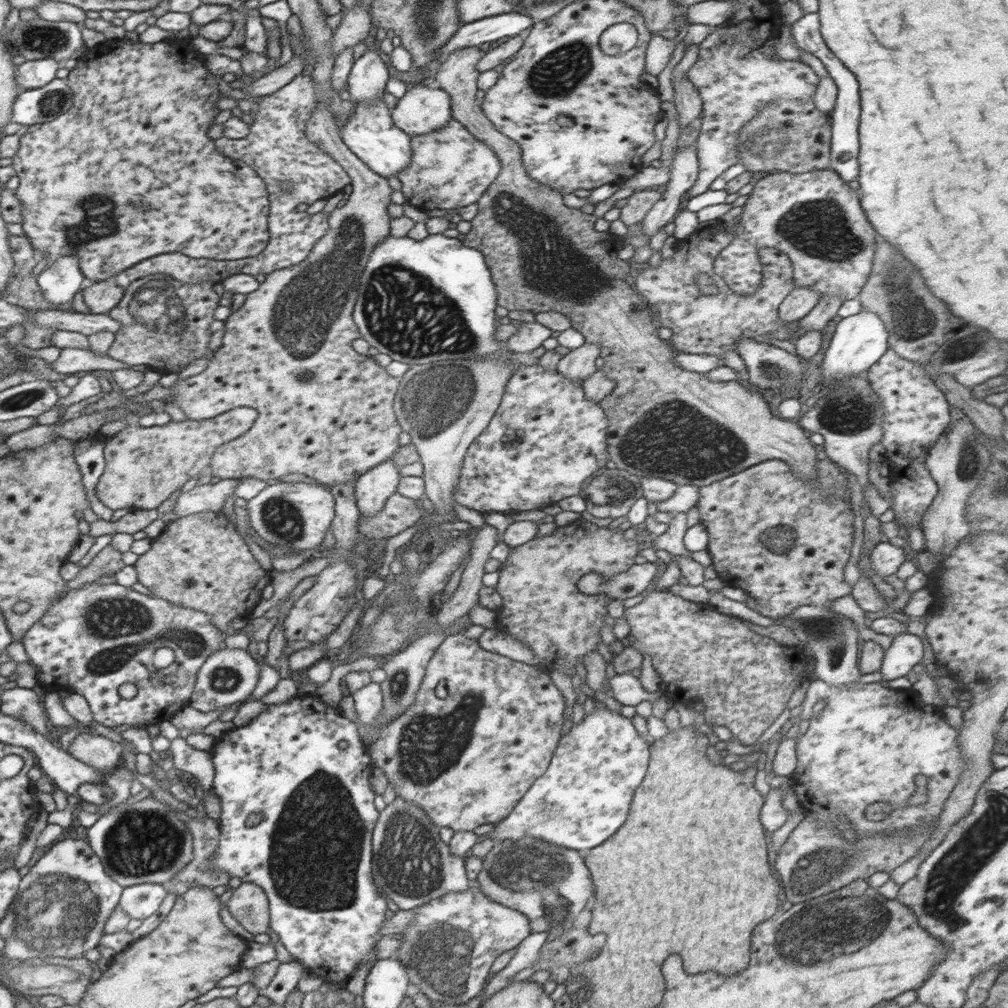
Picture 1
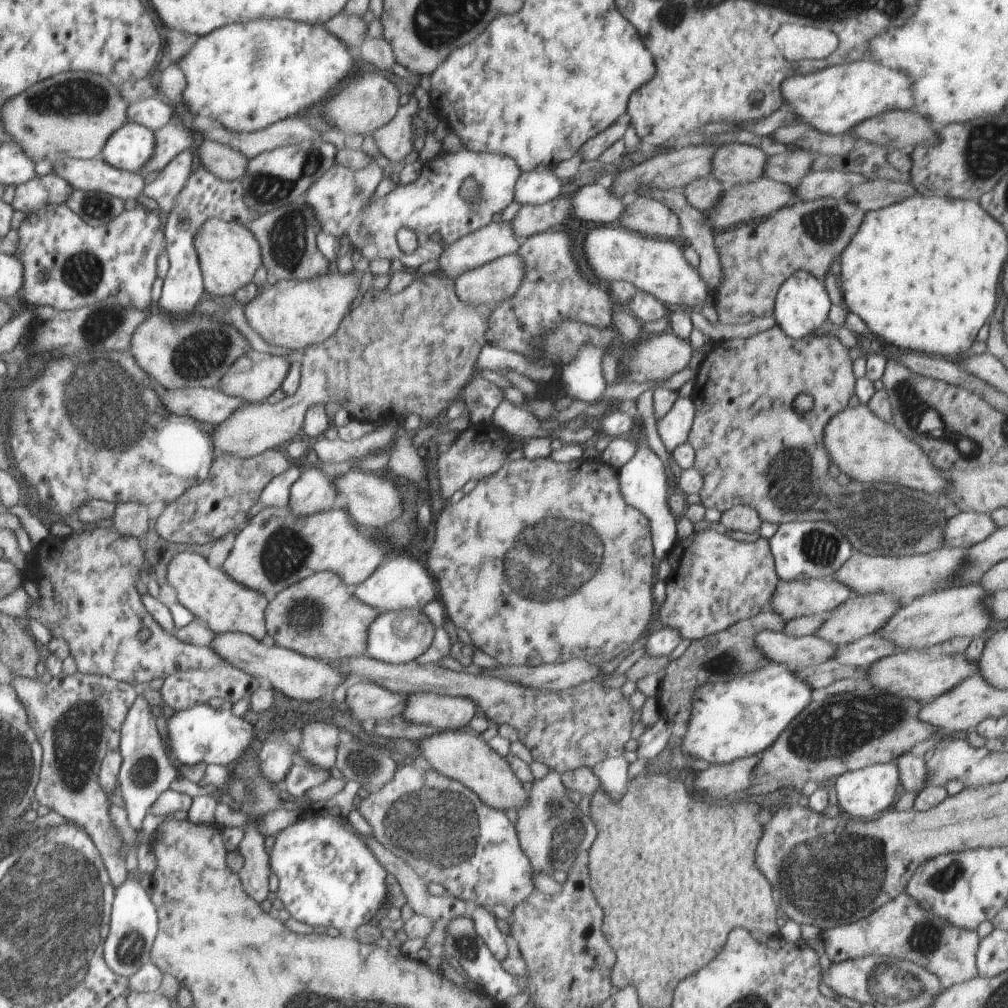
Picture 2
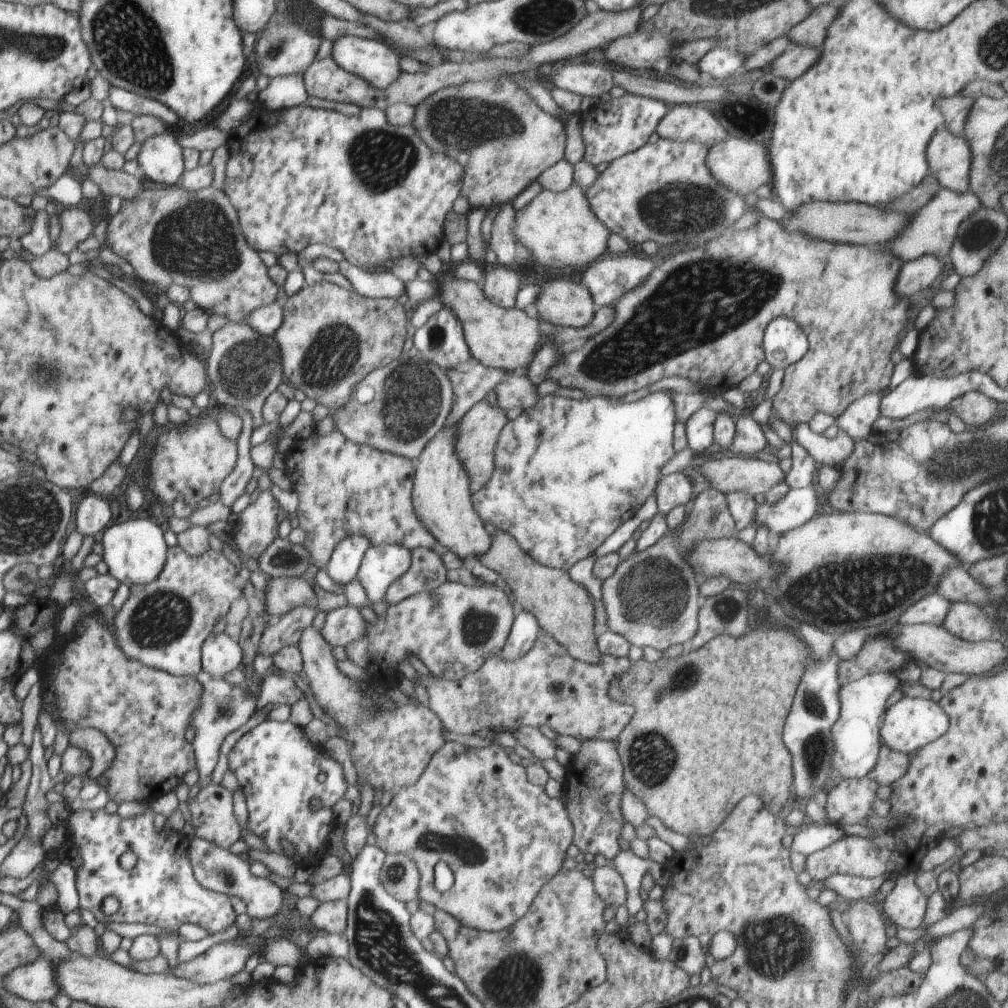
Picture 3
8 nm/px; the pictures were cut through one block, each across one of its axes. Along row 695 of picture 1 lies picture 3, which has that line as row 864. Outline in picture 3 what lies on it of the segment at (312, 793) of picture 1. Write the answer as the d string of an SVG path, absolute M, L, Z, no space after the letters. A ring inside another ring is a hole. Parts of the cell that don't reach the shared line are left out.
M265 720L254 726L234 744L228 760L246 799L247 828L264 841L266 853L284 854L298 866L316 868L334 828L333 807L342 803L348 788L340 763L328 756L324 748L312 744L303 729L289 720ZM313 798L321 801L317 810L312 810ZM282 840L291 843L297 854L284 851Z

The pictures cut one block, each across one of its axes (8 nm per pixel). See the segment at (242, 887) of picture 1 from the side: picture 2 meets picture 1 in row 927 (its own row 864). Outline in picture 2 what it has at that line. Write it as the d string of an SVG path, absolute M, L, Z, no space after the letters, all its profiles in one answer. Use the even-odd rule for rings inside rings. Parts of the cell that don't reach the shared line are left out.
M246 826L244 838L237 846L236 851L244 858L244 866L239 874L244 890L256 902L261 903L268 896L268 878L270 878L271 865L266 840L255 826Z

